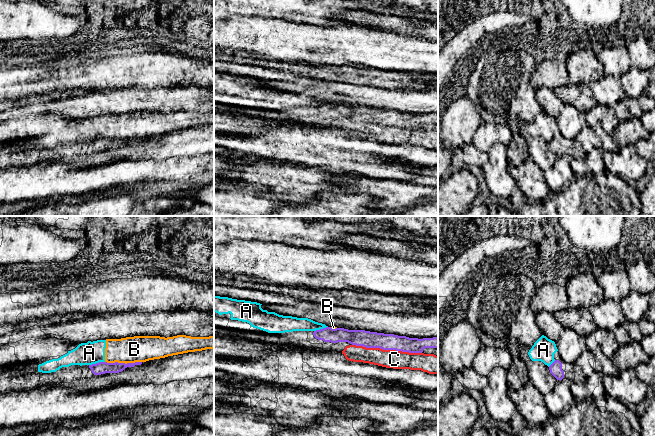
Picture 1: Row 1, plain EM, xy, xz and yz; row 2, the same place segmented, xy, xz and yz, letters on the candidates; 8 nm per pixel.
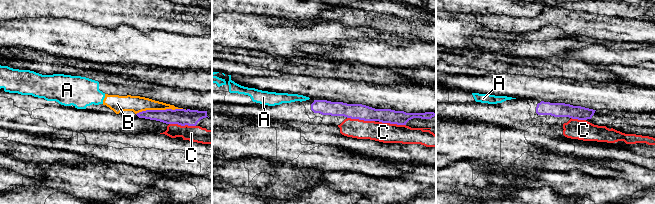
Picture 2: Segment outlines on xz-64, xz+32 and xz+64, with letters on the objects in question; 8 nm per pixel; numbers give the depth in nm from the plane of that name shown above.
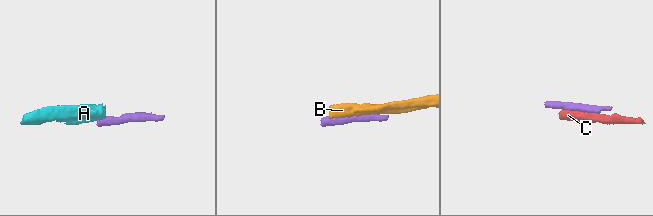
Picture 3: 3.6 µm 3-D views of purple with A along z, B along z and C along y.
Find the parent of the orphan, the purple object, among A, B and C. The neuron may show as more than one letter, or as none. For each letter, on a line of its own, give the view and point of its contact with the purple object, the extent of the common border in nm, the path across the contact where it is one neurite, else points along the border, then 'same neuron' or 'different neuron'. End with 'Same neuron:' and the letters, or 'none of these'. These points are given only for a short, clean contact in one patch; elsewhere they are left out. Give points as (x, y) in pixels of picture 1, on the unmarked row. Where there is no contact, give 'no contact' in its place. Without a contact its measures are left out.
A: meets purple in xy at (96, 139); contact 130 nm long; border along xy (104, 137), (89, 141); different neuron
B: meets purple in xy at (123, 139); contact 300 nm long; different neuron
C: meets purple in xz at (387, 125); contact 550 nm long; runs through xz (367, 115), (376, 124), (387, 125), (394, 132), (394, 135); same neuron
Same neuron: C

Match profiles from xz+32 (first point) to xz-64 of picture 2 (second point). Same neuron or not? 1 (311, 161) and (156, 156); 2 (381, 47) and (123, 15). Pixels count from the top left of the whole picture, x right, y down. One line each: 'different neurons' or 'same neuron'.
1: same neuron
2: different neurons

